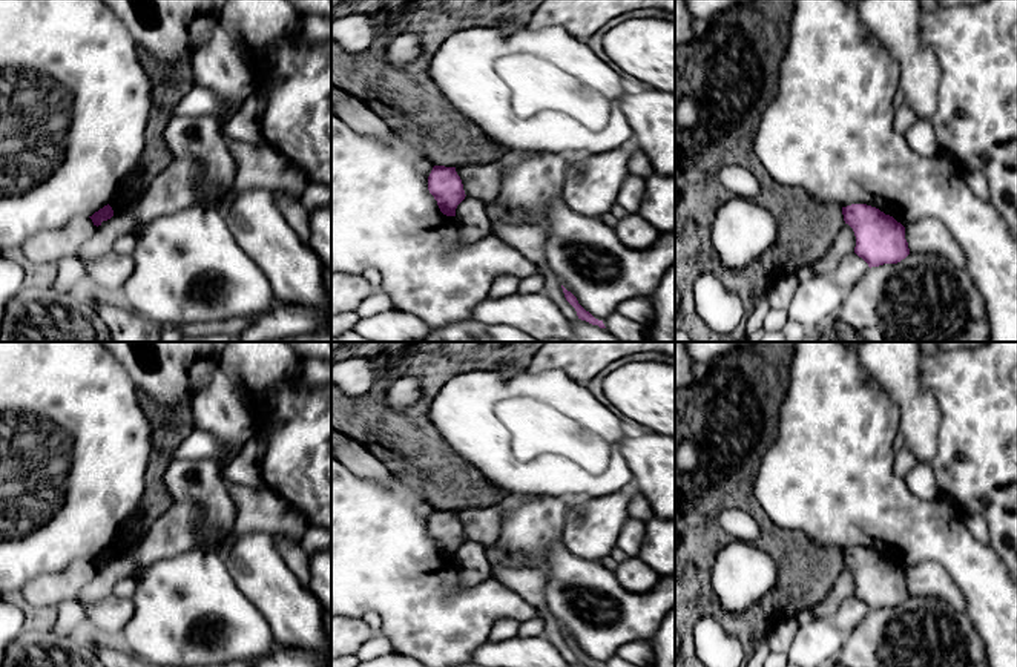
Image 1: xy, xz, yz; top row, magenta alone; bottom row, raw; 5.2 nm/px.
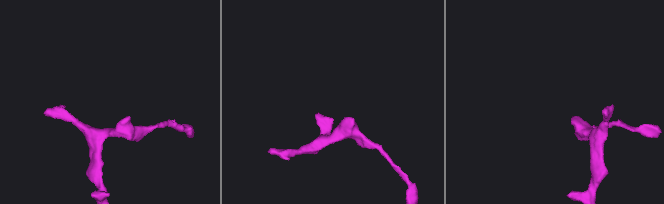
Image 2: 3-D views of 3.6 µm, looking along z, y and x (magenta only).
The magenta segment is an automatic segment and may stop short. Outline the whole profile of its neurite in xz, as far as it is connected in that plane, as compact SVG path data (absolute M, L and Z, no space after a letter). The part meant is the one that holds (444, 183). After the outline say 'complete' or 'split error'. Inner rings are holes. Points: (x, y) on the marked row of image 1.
M434 166L428 176L428 190L446 216L456 216L457 205L466 196L456 167Z; complete

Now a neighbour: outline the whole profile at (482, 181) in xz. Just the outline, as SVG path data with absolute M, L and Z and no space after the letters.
M499 163L463 164L456 167L466 196L494 202L502 184L503 169Z

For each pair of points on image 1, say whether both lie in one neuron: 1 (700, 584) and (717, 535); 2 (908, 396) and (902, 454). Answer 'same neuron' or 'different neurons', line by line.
1: same neuron
2: different neurons

